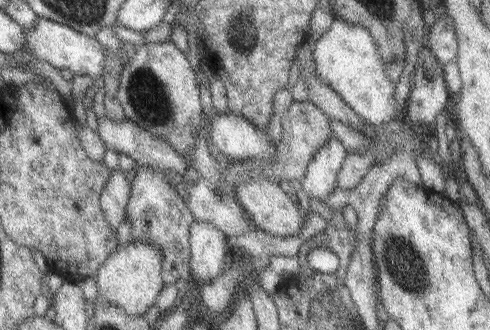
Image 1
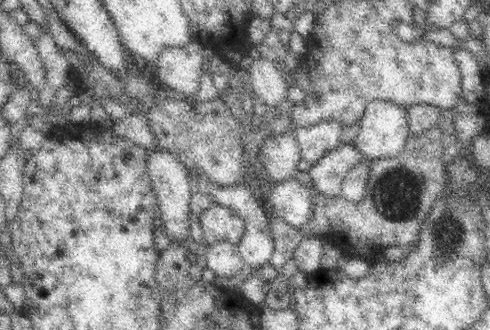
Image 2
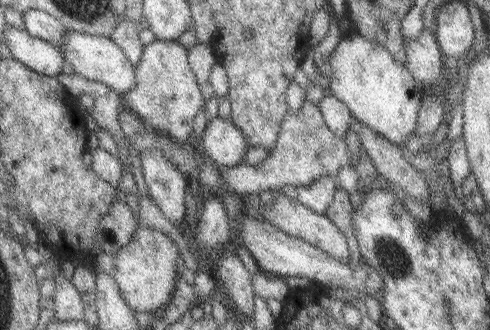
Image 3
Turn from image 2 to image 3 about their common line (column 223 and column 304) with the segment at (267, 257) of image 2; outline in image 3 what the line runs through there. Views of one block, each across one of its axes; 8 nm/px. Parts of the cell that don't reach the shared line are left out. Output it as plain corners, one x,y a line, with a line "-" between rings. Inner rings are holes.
325,174
321,178
317,178
313,184
309,186
303,186
303,188
297,188
297,202
303,204
305,208
313,210
315,214
325,214
327,206
331,204
333,200
333,192
335,192
335,182
333,182
333,176
331,174

